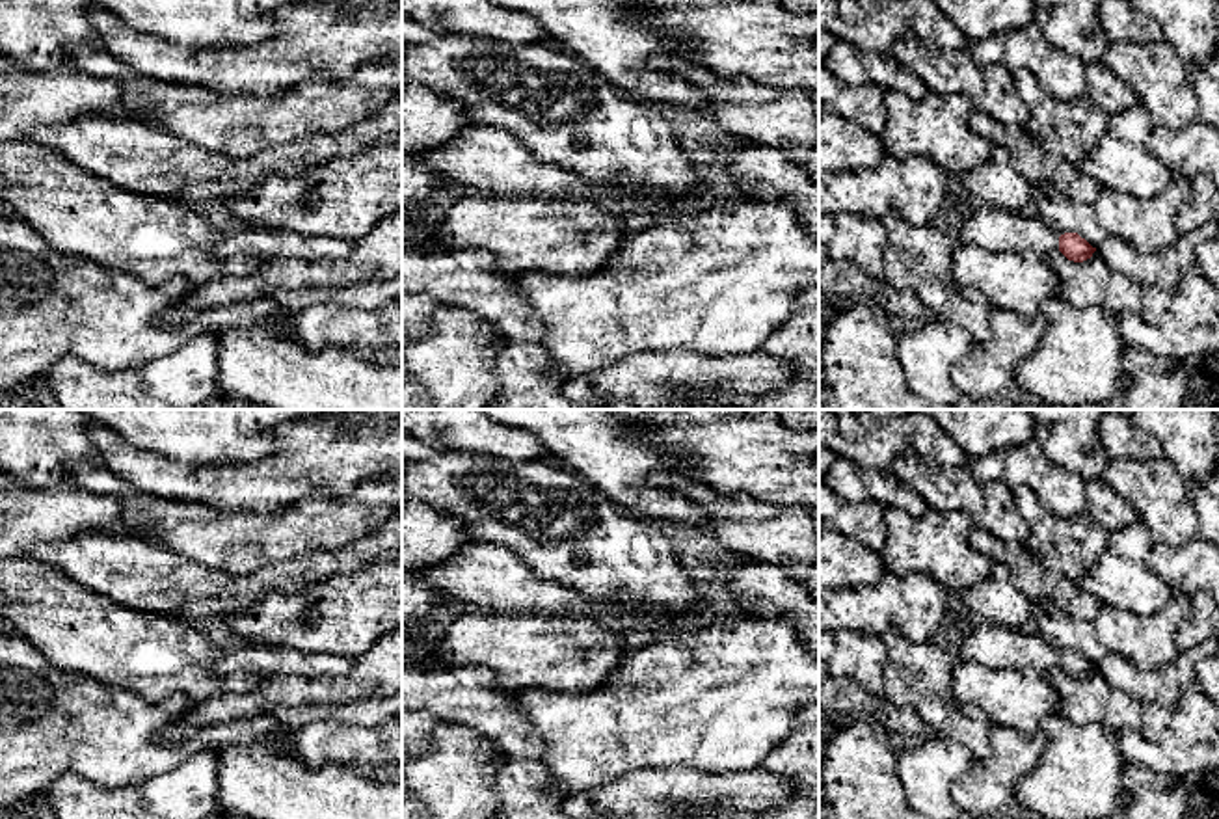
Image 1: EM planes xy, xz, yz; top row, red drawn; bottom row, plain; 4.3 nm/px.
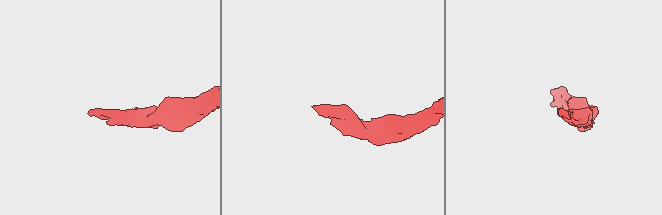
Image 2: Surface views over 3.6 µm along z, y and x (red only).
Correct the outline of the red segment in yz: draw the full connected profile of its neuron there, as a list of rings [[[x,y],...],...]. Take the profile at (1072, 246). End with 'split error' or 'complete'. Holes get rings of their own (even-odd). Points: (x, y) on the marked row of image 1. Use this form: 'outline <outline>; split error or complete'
outline [[[968,205],[955,233],[957,244],[971,244],[988,251],[1035,253],[1048,259],[1061,251],[1068,261],[1083,262],[1092,257],[1092,248],[1078,233],[1055,231],[1038,216],[1007,212],[990,205]]]; split error

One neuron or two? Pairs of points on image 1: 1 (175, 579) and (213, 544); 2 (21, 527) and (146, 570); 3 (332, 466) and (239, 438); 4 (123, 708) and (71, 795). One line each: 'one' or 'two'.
1: two
2: two
3: two
4: two

